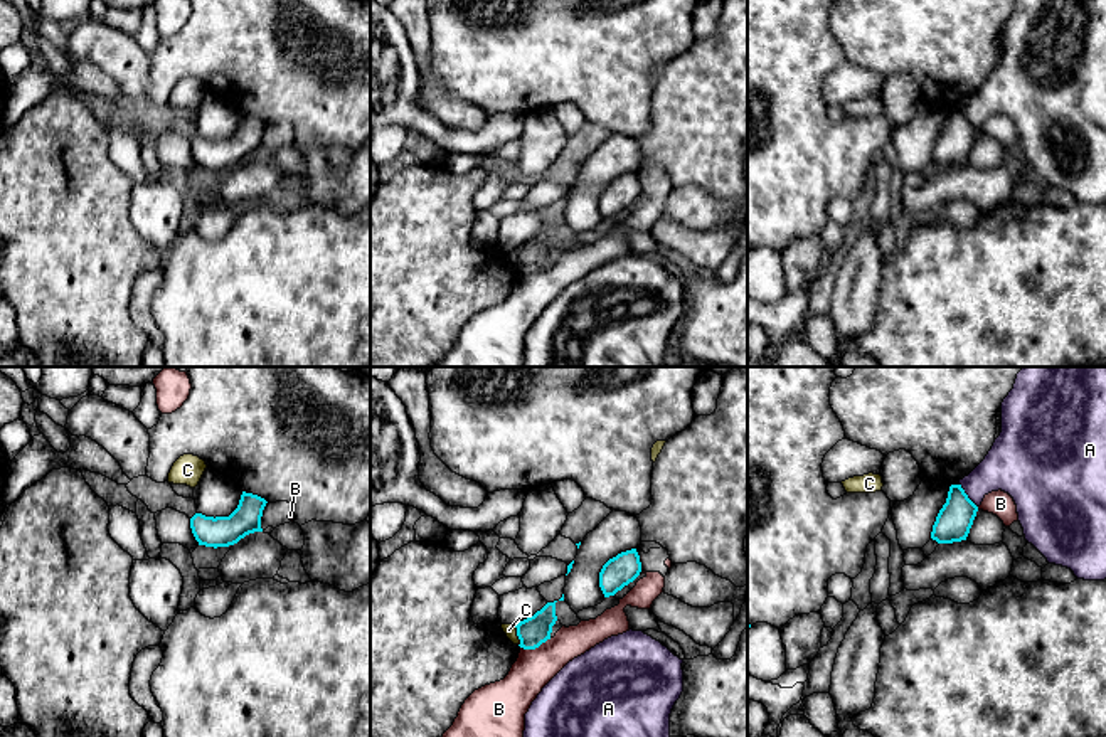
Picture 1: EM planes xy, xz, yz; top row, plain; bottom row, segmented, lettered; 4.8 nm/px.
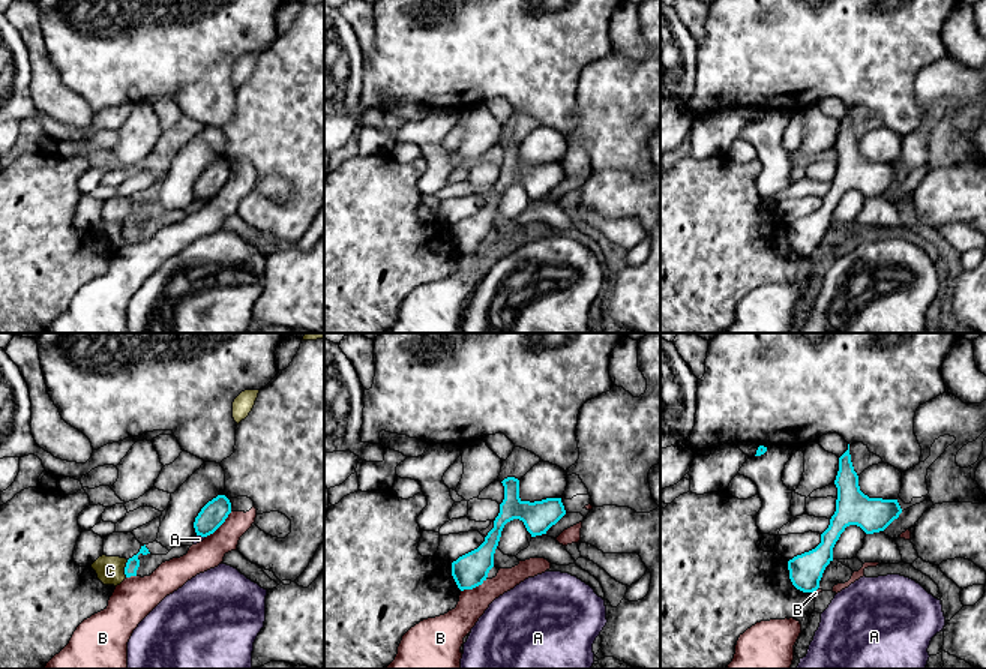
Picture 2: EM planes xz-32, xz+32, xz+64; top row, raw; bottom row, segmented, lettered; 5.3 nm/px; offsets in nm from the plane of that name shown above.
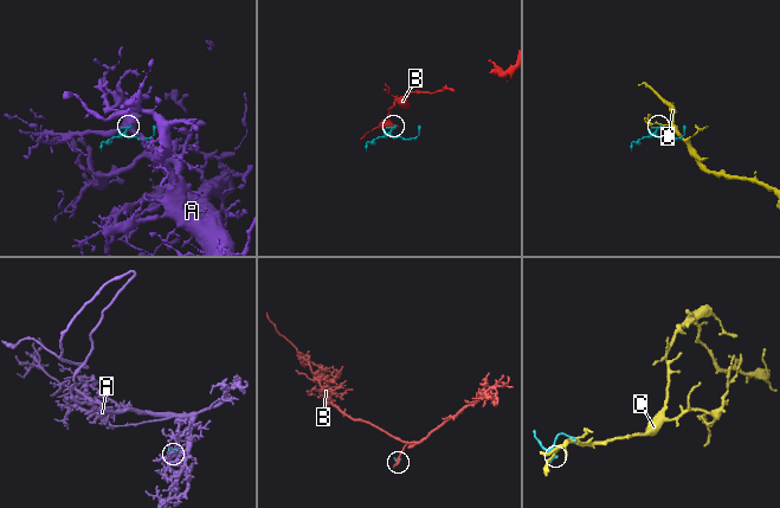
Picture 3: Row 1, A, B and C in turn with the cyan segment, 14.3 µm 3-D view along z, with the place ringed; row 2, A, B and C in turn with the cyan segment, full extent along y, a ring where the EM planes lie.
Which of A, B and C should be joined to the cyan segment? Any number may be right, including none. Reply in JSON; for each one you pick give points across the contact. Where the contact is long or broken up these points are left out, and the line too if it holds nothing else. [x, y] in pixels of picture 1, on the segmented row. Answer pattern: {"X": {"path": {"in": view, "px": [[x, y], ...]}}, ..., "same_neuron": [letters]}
{"same_neuron": []}

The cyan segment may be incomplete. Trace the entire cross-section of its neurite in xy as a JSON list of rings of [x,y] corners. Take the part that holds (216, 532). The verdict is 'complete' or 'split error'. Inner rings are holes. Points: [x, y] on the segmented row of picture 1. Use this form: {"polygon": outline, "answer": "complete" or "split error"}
{"polygon": [[[242,491],[237,508],[229,517],[205,517],[195,513],[190,518],[190,528],[199,542],[205,547],[229,547],[249,533],[263,532],[261,517],[266,500]]], "answer": "complete"}

